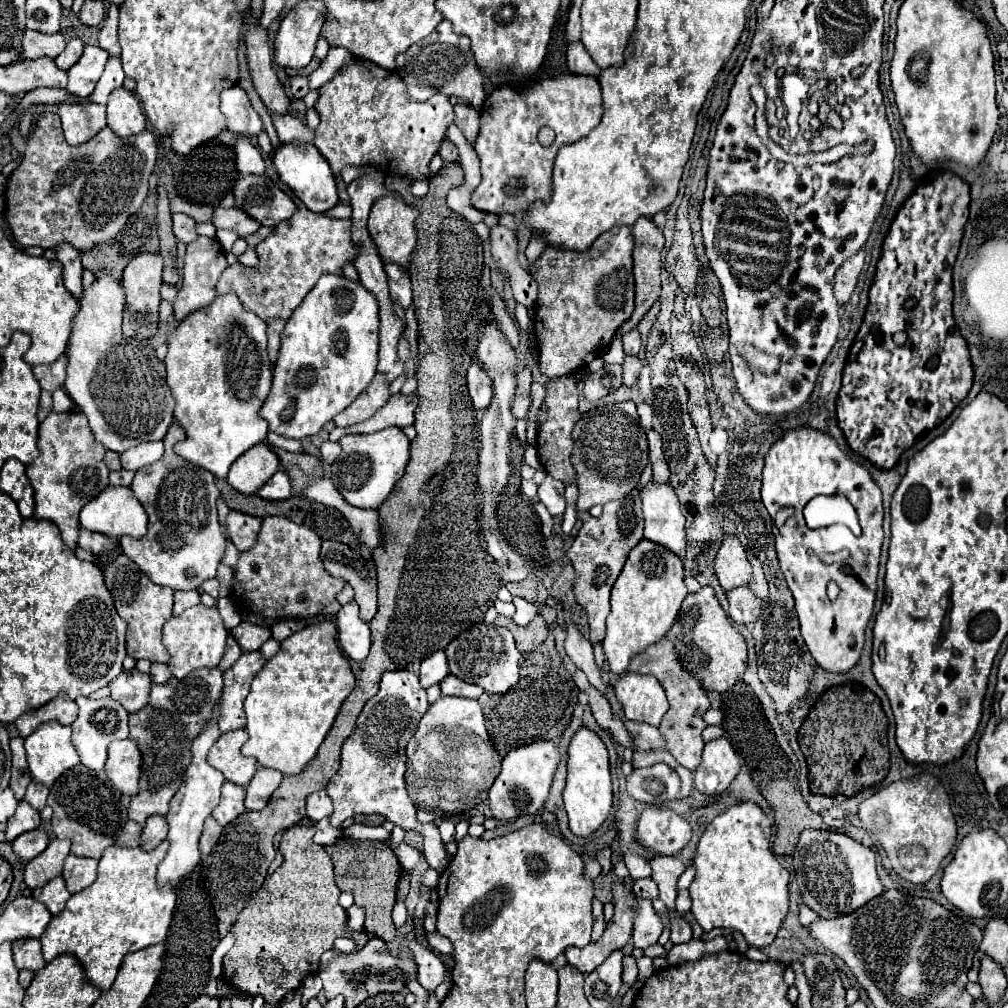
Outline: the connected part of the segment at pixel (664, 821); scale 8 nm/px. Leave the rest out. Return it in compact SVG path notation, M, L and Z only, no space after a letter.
M654 806L642 812L636 830L638 840L648 850L658 854L676 854L692 836L690 824L682 816L672 810L658 810Z

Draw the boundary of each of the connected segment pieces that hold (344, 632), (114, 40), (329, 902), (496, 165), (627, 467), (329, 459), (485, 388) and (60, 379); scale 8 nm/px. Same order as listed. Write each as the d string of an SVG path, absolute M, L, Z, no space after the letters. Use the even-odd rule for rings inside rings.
M352 600L350 604L342 606L336 616L338 628L338 644L344 654L352 660L364 660L370 650L370 628L358 616L358 606Z
M110 6L108 18L104 20L104 26L98 34L98 46L104 48L110 56L120 56L120 44L118 44L118 6Z
M312 826L288 828L288 832L280 842L280 852L284 854L284 862L270 878L266 878L264 886L240 912L234 924L236 942L224 958L224 978L240 992L246 992L250 996L262 996L266 1002L280 1002L290 990L300 986L304 976L314 974L318 970L320 956L332 948L332 942L338 936L354 936L362 946L370 940L368 932L362 930L352 934L346 928L346 912L338 904L340 888L334 882L330 856L322 846L314 844L312 836L314 836Z
M558 76L522 88L500 86L486 98L480 112L480 132L474 150L480 158L482 182L472 192L472 206L492 214L524 214L536 200L550 200L552 166L562 144L586 136L602 120L602 90L592 76ZM540 128L552 128L556 140L550 146L538 142Z
M634 402L604 404L584 412L572 430L572 466L578 482L578 510L586 512L596 504L608 504L634 490L636 480L648 464L648 440L638 422Z
M324 442L322 446L320 446L320 458L322 458L322 462L324 464L332 464L338 456L340 456L340 444L336 444L336 442Z
M472 364L468 368L466 384L468 384L468 392L474 404L474 410L480 410L480 412L488 410L488 404L492 402L492 380L478 364Z
M60 356L60 358L58 358L56 362L52 362L52 364L46 364L46 366L36 364L36 366L32 366L34 376L36 376L36 380L40 382L42 390L46 390L46 392L52 394L54 390L58 390L58 388L64 386L66 364L68 364L68 358L66 358L66 356Z

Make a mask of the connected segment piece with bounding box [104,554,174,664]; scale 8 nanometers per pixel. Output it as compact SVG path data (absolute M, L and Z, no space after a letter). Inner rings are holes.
M120 554L114 562L110 562L104 570L104 584L110 590L114 598L114 606L118 614L128 622L128 636L126 636L126 648L128 656L140 660L146 658L150 662L168 662L168 652L162 646L162 626L172 616L172 596L174 590L166 586L158 586L150 582L138 566L124 554Z

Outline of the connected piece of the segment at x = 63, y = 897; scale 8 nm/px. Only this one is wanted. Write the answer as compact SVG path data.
M62 876L50 880L44 888L32 890L32 894L34 894L34 898L36 898L38 902L42 902L54 916L64 910L66 902L68 902L68 898L70 898L70 892L68 892L66 882L64 882Z

